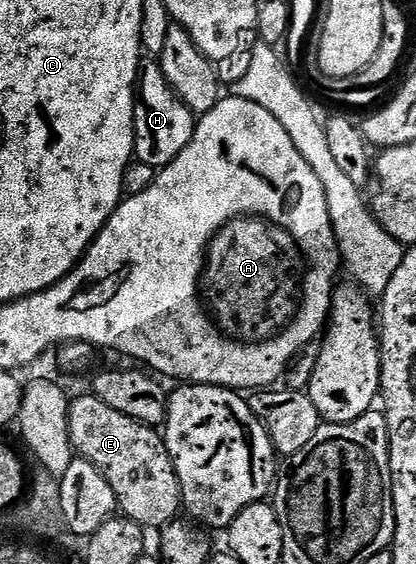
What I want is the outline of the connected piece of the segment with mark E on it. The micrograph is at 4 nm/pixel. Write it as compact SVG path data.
M85 392L69 405L69 443L80 457L86 458L111 484L120 513L142 528L162 528L182 513L181 489L165 439L154 427L107 408L103 400Z

